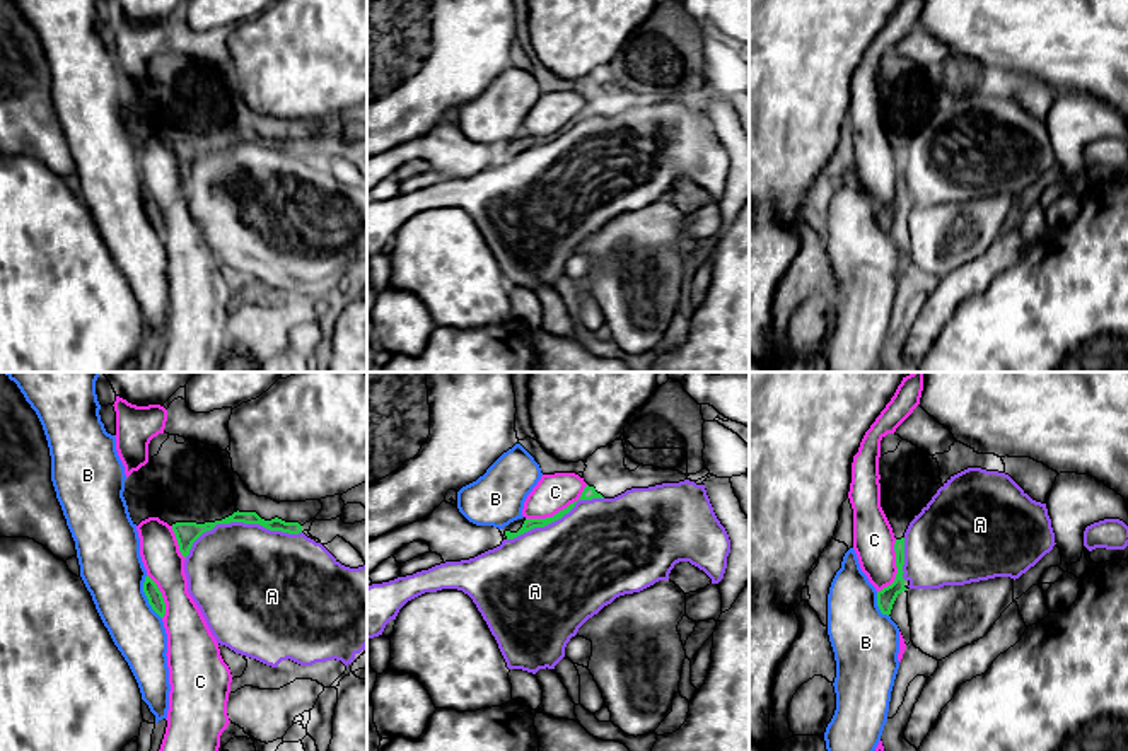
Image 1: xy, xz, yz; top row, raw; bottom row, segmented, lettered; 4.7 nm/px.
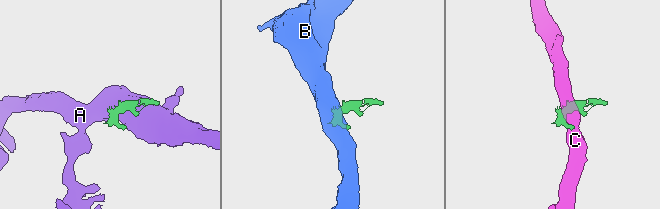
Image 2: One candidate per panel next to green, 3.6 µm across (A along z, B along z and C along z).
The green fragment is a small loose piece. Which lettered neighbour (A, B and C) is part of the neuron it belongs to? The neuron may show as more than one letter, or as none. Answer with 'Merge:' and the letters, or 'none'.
Merge: none

